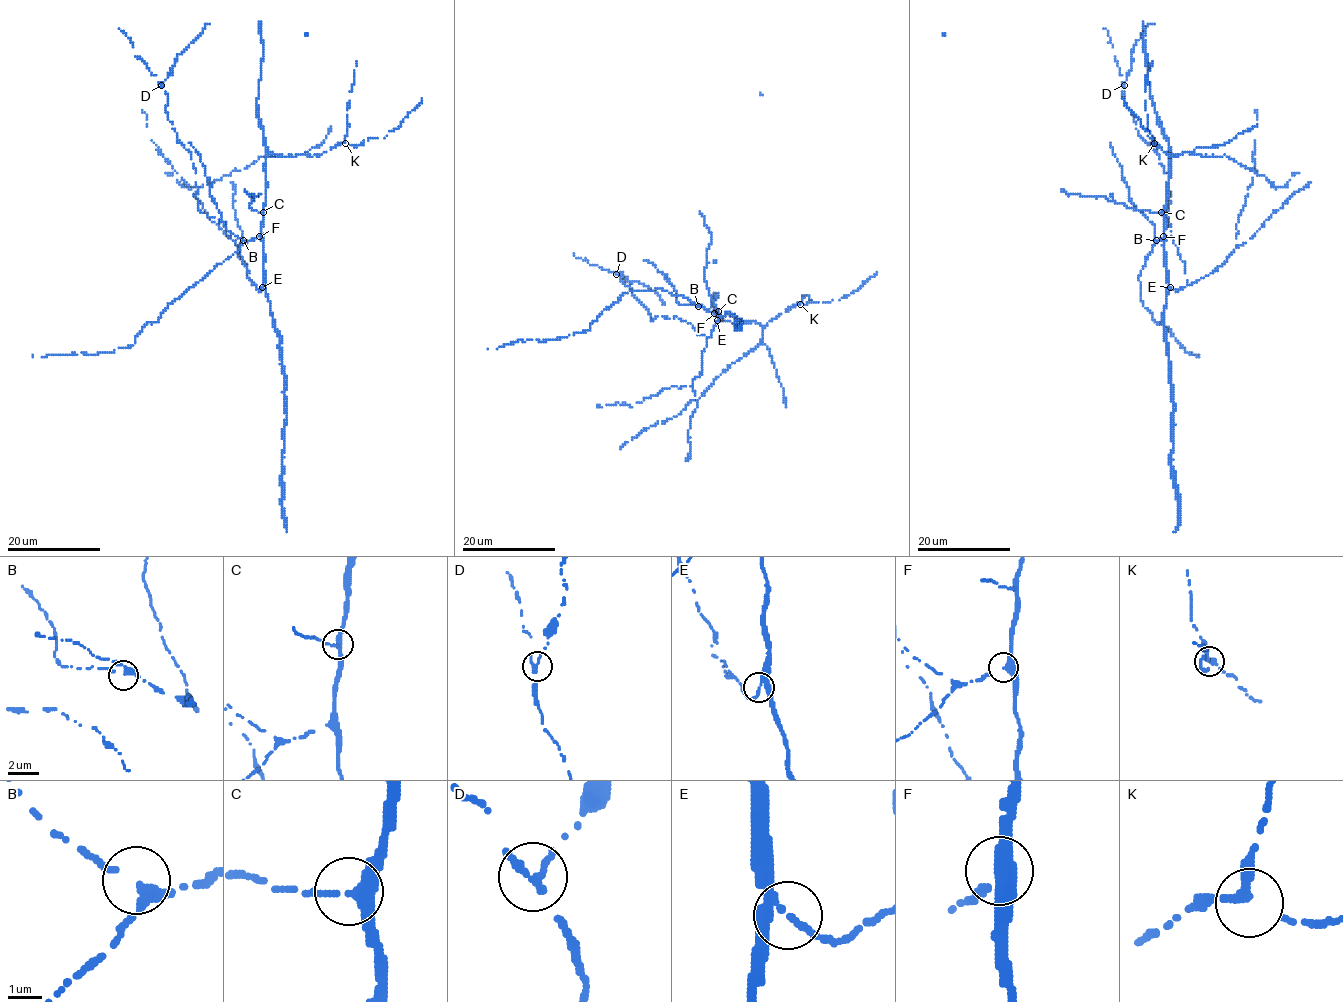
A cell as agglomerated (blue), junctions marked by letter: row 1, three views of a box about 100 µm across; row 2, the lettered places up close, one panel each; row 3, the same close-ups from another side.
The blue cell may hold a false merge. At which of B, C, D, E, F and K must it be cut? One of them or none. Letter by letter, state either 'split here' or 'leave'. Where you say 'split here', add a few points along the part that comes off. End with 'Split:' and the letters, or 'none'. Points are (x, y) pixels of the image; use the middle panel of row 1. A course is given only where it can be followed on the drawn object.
B: leave
C: leave
D: leave
E: leave
F: leave
K: leave
Split: none

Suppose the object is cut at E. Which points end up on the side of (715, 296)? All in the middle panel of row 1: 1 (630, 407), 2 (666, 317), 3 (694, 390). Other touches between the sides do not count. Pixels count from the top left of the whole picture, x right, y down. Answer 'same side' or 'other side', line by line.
1: other side
2: other side
3: other side

